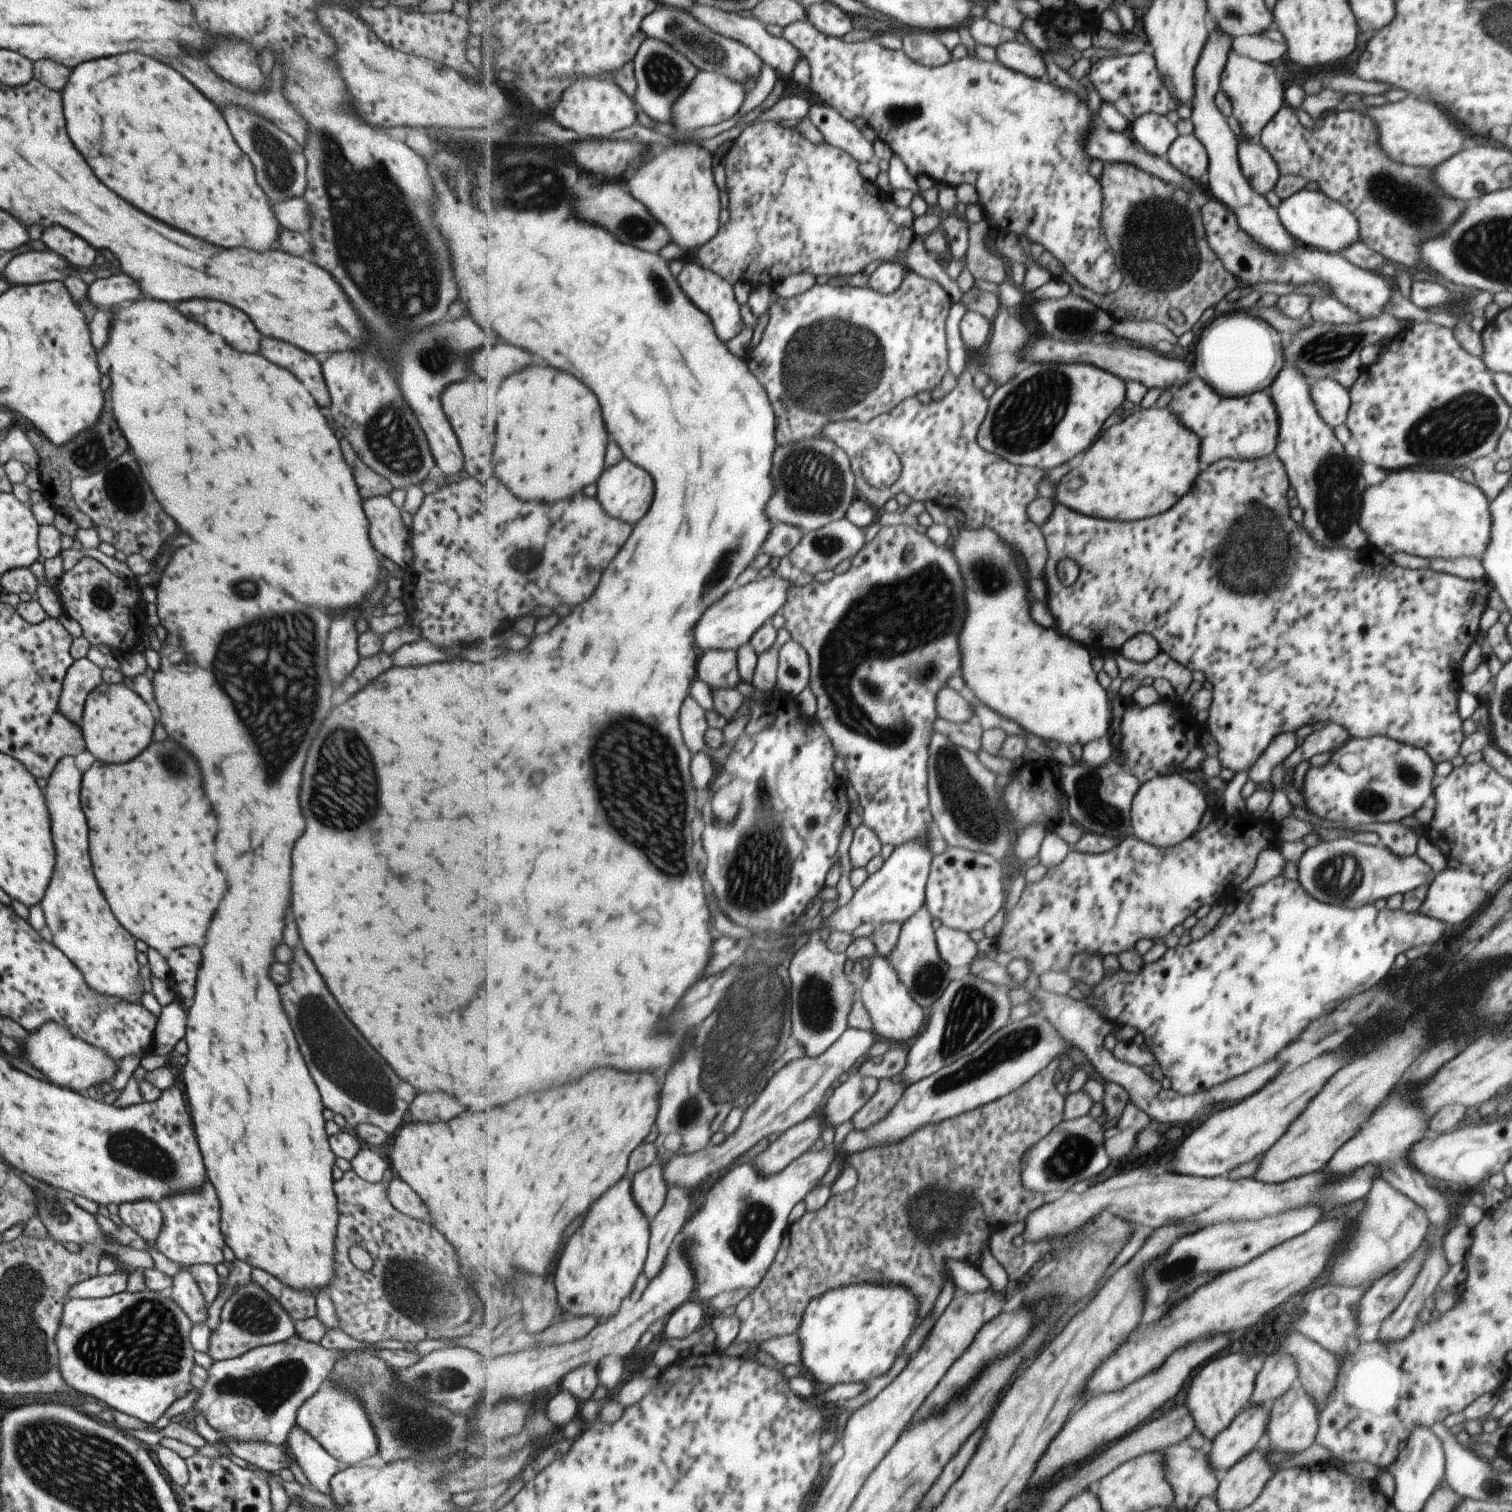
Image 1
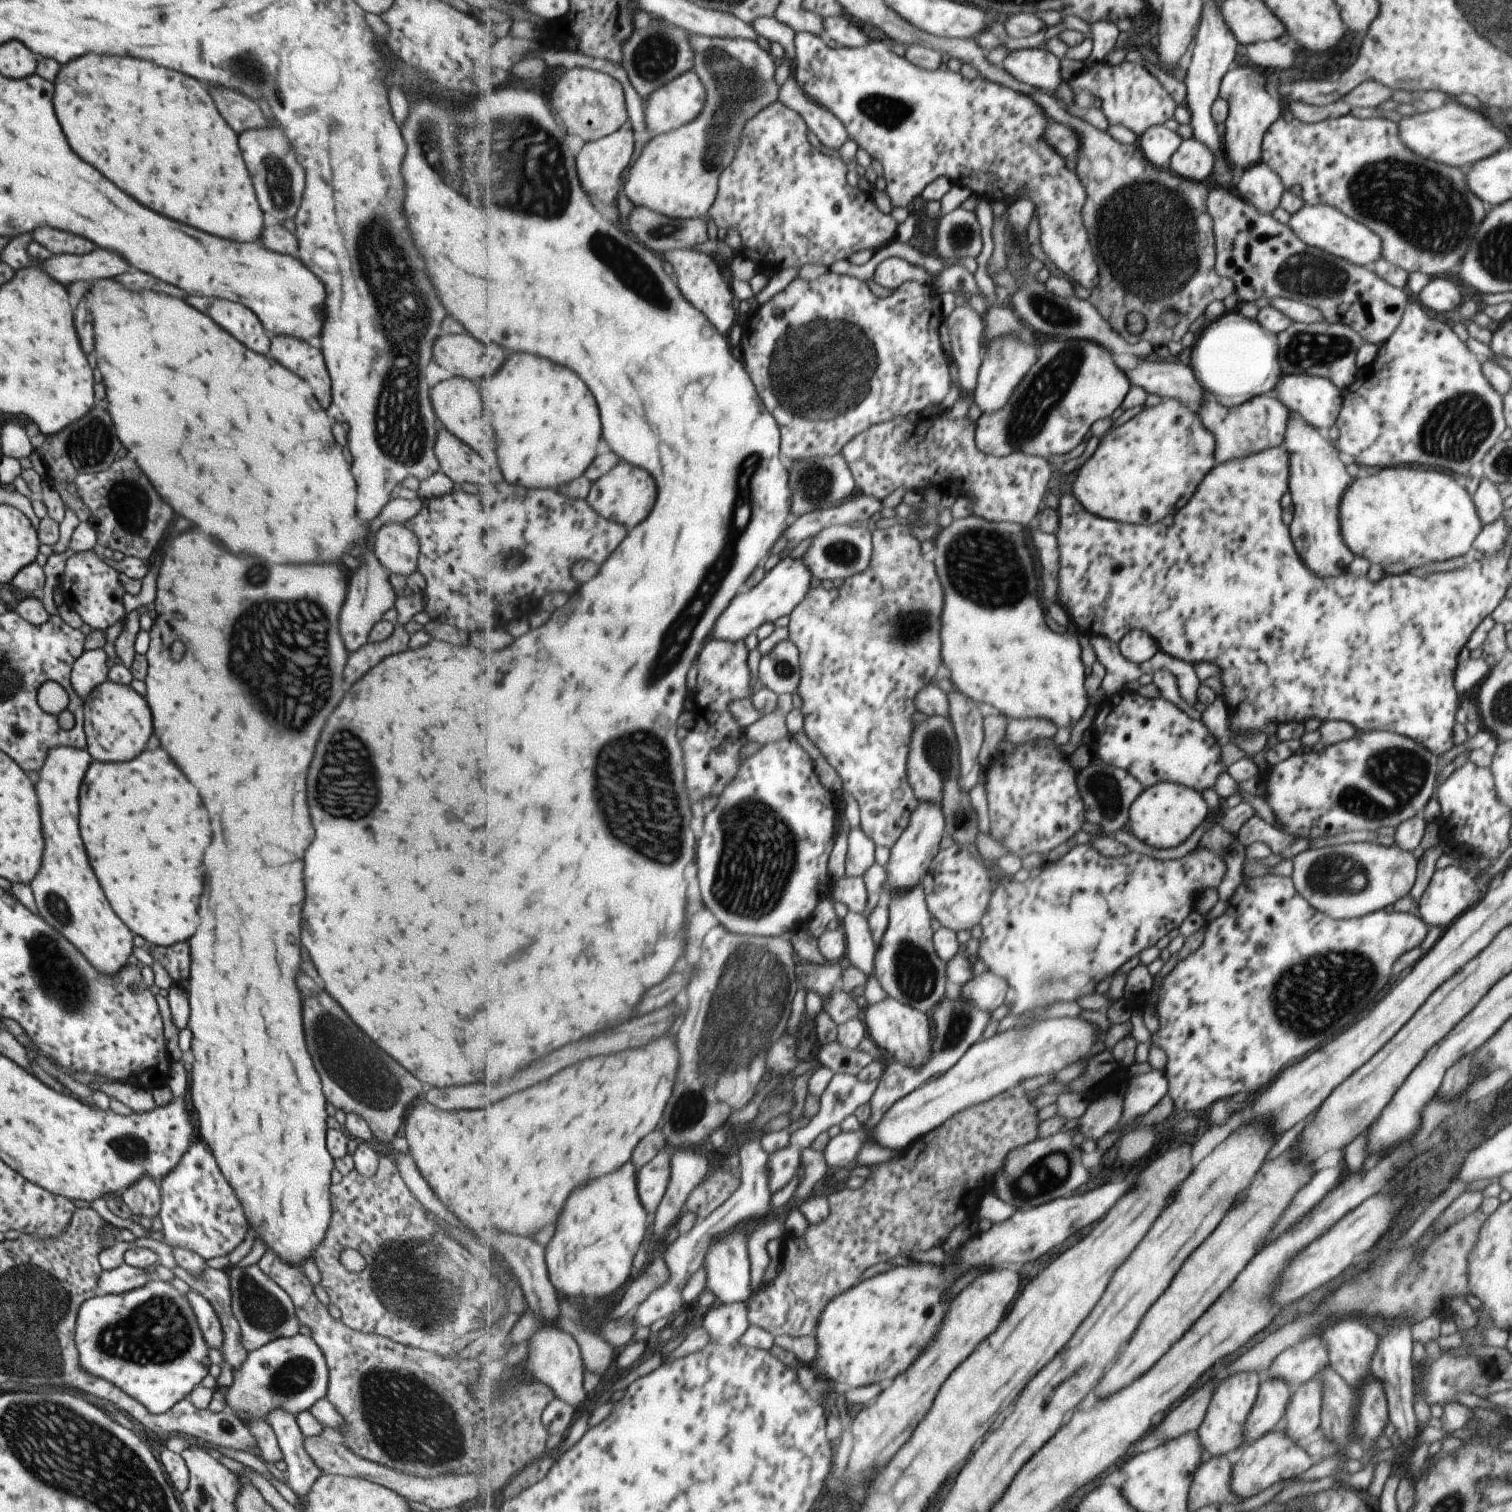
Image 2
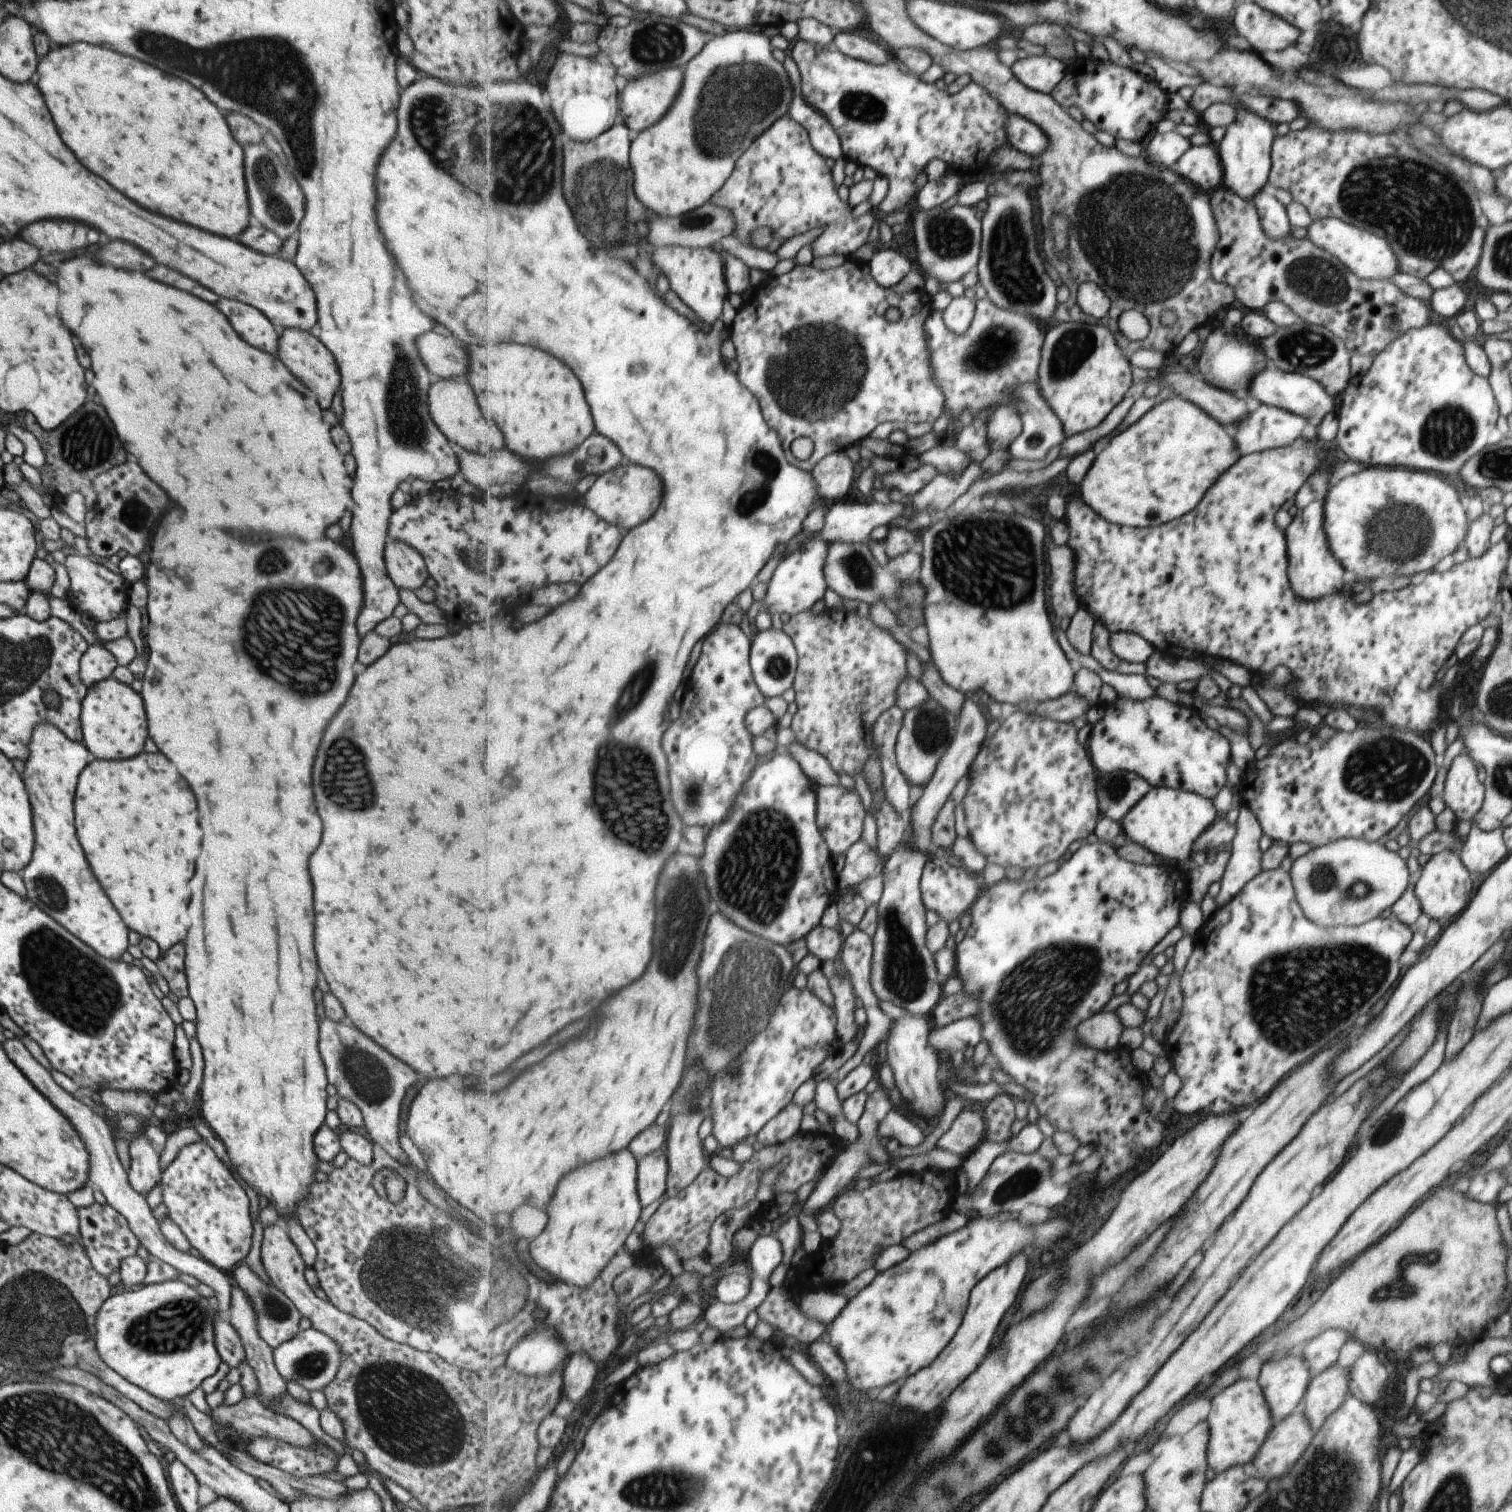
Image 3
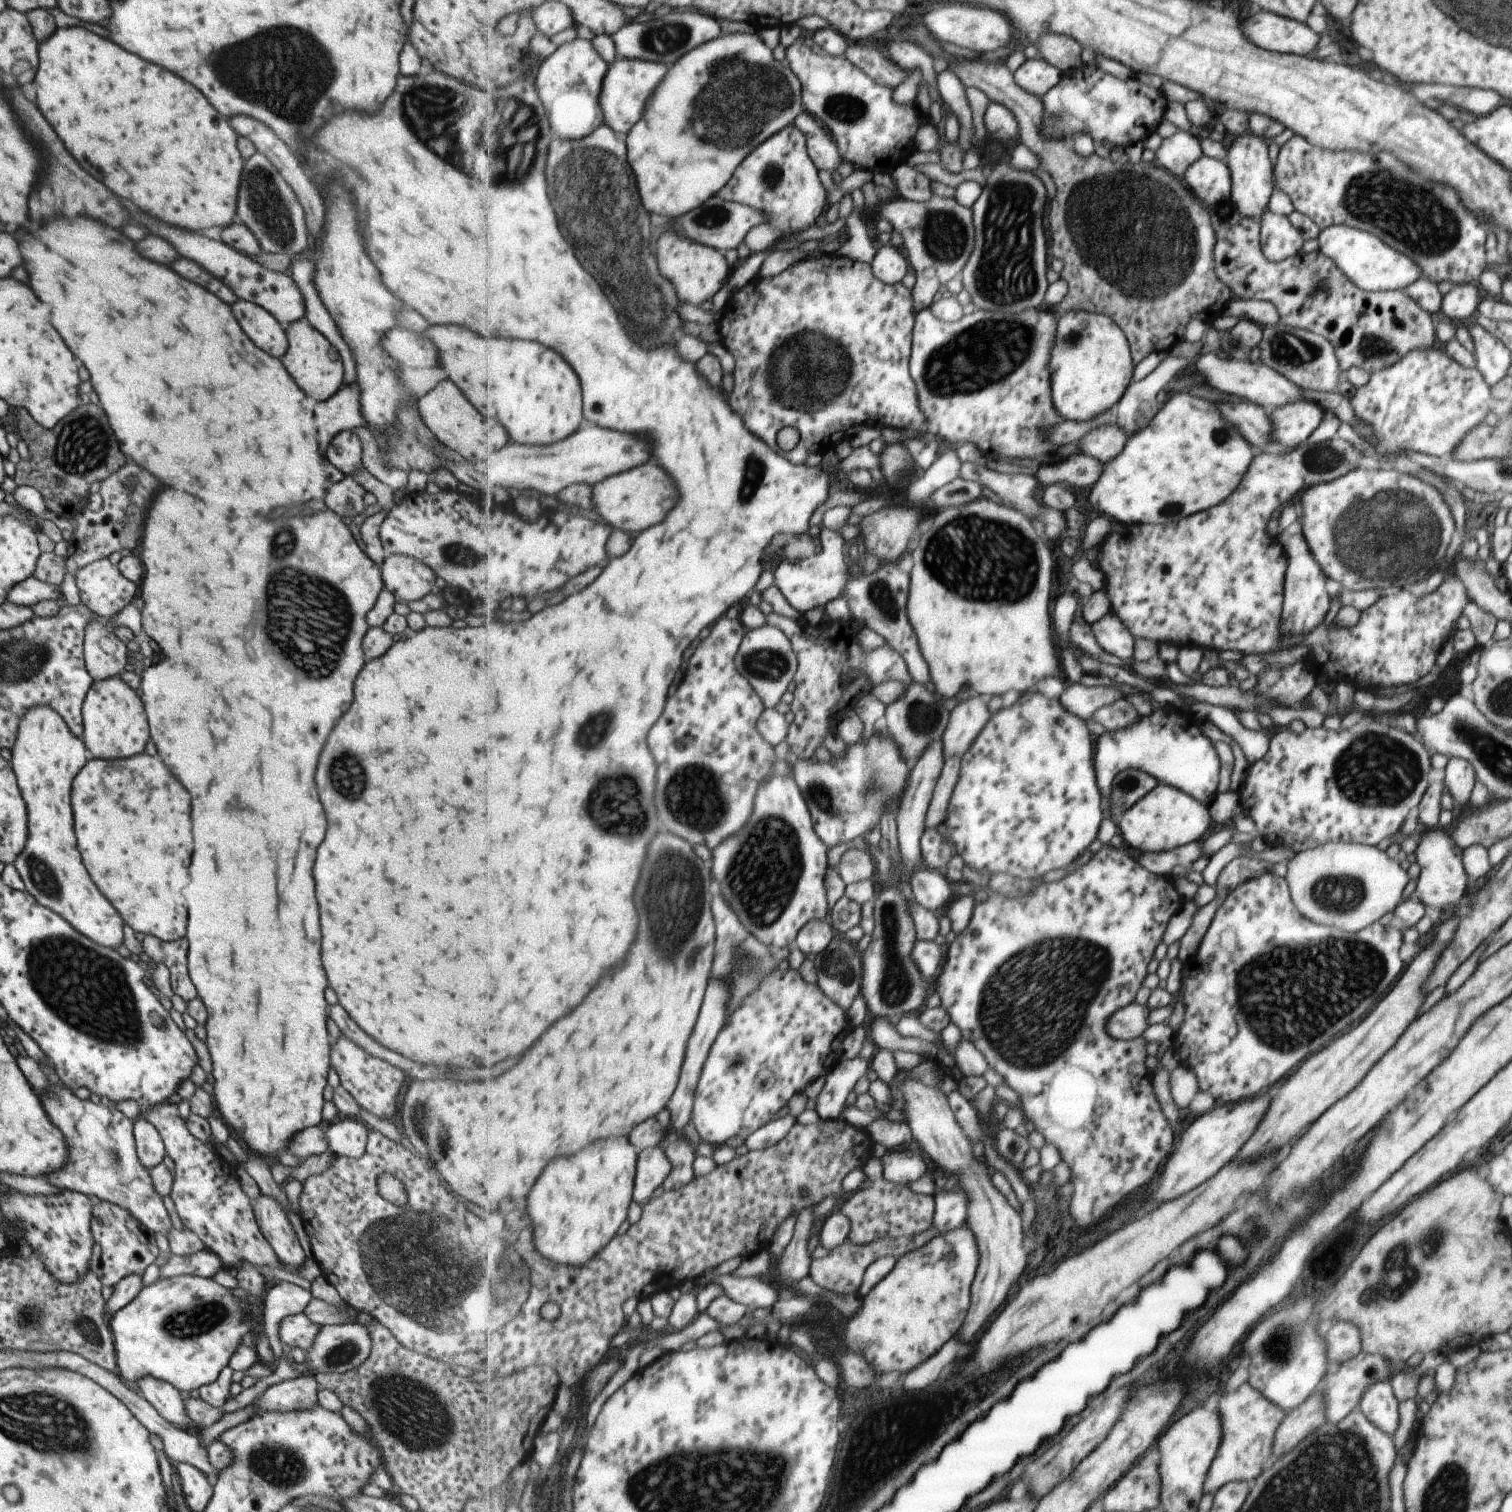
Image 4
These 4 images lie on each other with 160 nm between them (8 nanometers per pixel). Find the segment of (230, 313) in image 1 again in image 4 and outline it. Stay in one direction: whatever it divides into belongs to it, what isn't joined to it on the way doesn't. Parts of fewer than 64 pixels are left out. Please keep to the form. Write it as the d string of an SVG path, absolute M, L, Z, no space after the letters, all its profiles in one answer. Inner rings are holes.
M237 300L231 306L235 320L239 322L241 330L249 336L249 340L265 350L269 356L281 358L287 350L287 338L280 325L263 308L251 302Z

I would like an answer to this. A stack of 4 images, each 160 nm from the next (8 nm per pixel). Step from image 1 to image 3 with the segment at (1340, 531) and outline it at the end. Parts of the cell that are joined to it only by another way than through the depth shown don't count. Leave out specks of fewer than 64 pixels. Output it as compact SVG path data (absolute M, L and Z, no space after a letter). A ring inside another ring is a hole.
M1323 464L1294 495L1294 505L1297 507L1297 512L1295 512L1295 516L1293 516L1291 522L1289 522L1289 526L1284 530L1284 532L1287 532L1287 548L1291 548L1290 588L1295 588L1295 592L1299 592L1299 599L1301 601L1313 601L1314 599L1323 599L1324 597L1337 595L1343 585L1344 569L1341 566L1341 562L1331 554L1327 537L1325 536L1325 530L1323 529L1323 521L1325 520L1323 517L1323 507L1325 506L1327 496L1327 474L1322 472L1323 467L1329 466Z

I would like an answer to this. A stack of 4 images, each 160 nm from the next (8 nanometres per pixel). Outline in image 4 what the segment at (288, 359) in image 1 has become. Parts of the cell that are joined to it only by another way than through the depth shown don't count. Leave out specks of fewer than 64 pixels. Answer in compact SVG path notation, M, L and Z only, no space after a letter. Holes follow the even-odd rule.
M301 318L295 323L289 324L285 329L287 338L287 350L279 358L283 368L291 374L295 384L311 399L325 401L334 396L342 386L342 362L338 353L328 344L327 340Z

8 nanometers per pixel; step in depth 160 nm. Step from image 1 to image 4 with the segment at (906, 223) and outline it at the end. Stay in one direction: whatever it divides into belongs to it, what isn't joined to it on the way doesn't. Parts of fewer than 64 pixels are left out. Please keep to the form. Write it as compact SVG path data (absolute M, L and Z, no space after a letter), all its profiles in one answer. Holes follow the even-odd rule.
M791 124L751 152L718 196L761 210L781 235L795 234L815 225L828 201L820 172L807 149L806 134Z

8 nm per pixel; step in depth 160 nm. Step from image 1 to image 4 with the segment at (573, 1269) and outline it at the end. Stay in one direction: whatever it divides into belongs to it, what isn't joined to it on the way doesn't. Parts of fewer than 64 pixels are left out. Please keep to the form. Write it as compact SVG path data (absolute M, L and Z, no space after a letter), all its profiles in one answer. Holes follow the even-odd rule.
M627 1138L615 1140L597 1140L591 1148L583 1148L583 1152L573 1156L561 1156L543 1172L539 1184L535 1184L535 1192L531 1198L527 1196L527 1214L533 1220L534 1248L544 1258L555 1264L567 1264L572 1268L583 1268L591 1260L595 1260L617 1236L621 1224L627 1220L629 1204L634 1201L634 1186L638 1172L638 1150Z

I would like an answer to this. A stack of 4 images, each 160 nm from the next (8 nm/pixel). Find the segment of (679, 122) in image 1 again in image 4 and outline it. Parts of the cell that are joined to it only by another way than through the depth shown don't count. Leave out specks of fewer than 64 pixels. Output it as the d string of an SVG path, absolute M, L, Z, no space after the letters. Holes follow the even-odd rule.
M617 60L611 64L610 74L606 78L606 87L603 88L603 112L605 112L604 124L617 130L623 136L627 136L635 124L646 114L647 104L651 96L655 96L663 80L667 78L670 69L667 64L649 60Z

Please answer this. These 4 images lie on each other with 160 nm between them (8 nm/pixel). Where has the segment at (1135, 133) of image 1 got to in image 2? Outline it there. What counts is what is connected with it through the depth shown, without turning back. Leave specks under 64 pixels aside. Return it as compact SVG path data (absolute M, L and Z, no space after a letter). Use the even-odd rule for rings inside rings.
M1163 126L1149 127L1139 139L1139 145L1147 160L1154 166L1165 166L1171 155L1181 146L1182 139L1175 132L1169 132Z

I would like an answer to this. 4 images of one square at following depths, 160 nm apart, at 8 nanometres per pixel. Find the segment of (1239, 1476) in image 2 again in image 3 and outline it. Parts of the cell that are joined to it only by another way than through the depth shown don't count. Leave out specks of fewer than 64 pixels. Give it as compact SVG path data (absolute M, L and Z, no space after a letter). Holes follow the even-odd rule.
M1301 1410L1287 1416L1287 1419L1275 1423L1273 1430L1266 1436L1262 1447L1258 1449L1254 1460L1251 1460L1251 1464L1258 1473L1255 1478L1273 1480L1273 1478L1284 1476L1285 1472L1289 1472L1295 1466L1295 1462L1301 1458L1314 1436L1315 1432L1310 1428L1310 1422L1307 1421Z

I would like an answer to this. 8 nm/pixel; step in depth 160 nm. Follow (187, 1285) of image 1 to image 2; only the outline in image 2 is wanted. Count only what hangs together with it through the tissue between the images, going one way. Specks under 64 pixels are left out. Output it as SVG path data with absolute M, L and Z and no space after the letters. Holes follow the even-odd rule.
M190 1289L183 1296L190 1304L199 1330L201 1331L203 1342L209 1349L217 1349L220 1352L223 1335L213 1307L207 1302L206 1298L203 1298L203 1296L193 1289Z

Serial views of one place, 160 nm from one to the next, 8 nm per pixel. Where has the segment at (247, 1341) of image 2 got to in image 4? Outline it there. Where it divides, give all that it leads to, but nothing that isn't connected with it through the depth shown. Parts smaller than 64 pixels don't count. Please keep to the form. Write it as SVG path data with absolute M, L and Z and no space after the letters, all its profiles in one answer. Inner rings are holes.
M303 1313L285 1316L279 1322L278 1338L284 1349L297 1347L305 1352L309 1344L313 1344L319 1328L320 1326L307 1320Z

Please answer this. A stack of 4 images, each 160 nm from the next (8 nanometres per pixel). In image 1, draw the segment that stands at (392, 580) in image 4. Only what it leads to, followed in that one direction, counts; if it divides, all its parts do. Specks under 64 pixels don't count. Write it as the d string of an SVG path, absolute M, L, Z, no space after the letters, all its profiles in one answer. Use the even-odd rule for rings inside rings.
M384 496L363 499L362 509L374 551L407 572L412 561L412 549L409 528L405 528L399 517L401 509Z

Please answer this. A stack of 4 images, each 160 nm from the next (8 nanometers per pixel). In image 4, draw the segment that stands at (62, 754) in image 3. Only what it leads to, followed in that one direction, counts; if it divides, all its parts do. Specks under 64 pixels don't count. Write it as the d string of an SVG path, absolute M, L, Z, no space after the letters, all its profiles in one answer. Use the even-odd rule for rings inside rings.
M49 707L29 708L25 716L21 716L15 742L11 748L9 764L17 778L17 788L23 796L27 810L27 842L23 852L15 858L12 866L23 882L23 891L29 894L35 902L47 907L54 914L63 918L75 932L89 938L95 944L115 950L122 943L123 920L115 908L103 897L103 894L91 881L87 870L81 863L72 826L70 788L77 772L91 758L84 743L73 736L63 723L63 720Z

